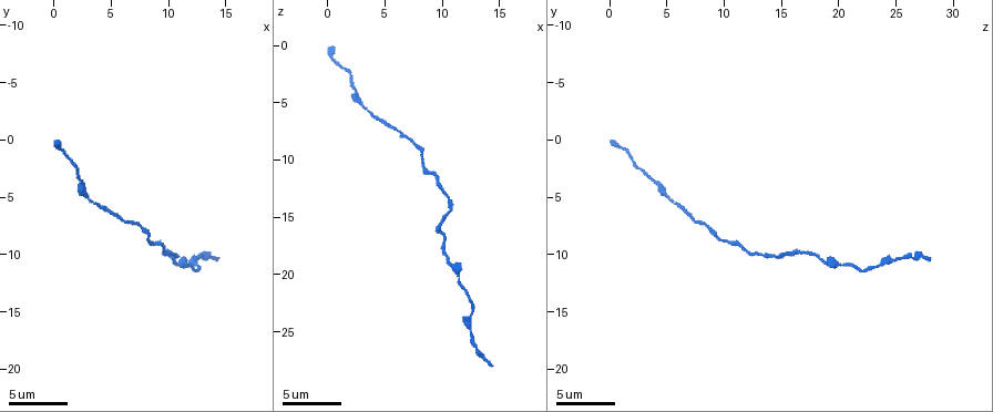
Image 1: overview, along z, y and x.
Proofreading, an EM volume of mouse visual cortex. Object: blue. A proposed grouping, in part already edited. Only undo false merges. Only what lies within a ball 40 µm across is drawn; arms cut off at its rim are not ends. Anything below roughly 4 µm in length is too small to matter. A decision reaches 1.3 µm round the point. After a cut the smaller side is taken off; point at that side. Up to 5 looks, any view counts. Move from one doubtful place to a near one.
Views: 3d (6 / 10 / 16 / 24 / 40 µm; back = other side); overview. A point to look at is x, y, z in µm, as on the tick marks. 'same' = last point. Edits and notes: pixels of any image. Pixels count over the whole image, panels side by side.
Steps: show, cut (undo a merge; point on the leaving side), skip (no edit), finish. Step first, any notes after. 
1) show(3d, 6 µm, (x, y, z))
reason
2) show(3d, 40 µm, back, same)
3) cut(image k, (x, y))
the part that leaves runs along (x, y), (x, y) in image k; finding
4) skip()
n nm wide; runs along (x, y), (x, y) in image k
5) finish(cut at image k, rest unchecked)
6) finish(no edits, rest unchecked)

show(3d, 10 µm, (8.2, 8.8, 10.0))
narrows sharply

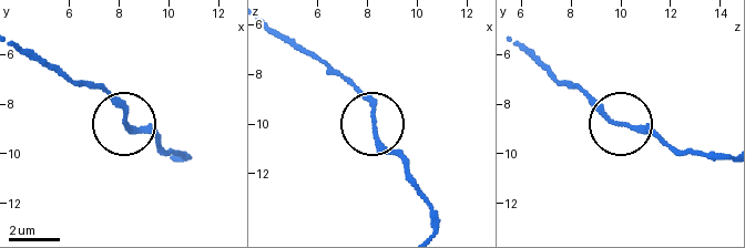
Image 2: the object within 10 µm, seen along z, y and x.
show(3d, 6 µm, (8.4, 8.8, 10.1))

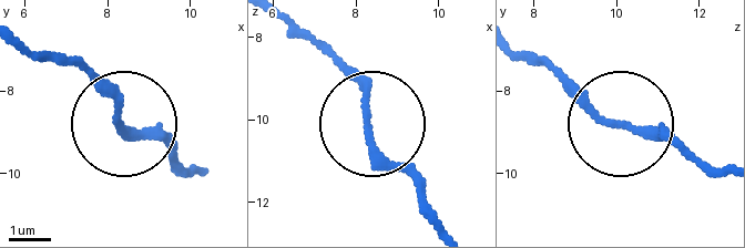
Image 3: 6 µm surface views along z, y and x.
skip()
runs along (696, 158), (615, 123), (544, 60) in image 3; continuous, no second neuron

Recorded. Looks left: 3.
show(3d, 10 µm, (11.4, 10.8, 20.6))
thick turns thin

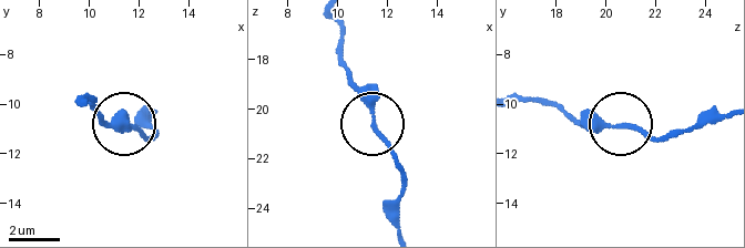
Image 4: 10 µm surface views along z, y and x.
show(3d, 6 µm, (11.5, 10.9, 20.5))

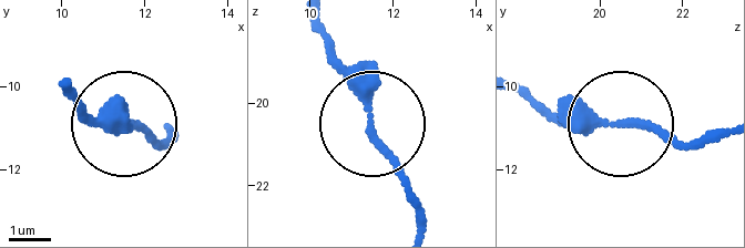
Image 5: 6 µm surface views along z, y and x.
skip()
240 nm wide; runs along (524, 89), (567, 117), (701, 145) in image 5; continuous, no second neuron

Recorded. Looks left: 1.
finish(no edits, rest unchecked)

